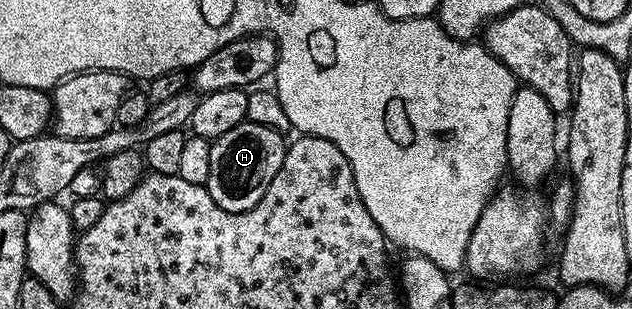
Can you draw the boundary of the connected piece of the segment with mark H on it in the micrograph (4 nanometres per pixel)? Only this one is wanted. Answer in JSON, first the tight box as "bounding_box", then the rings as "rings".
{"bounding_box":[206,119,285,211],"rings":[[[245,119],[238,123],[238,127],[226,131],[226,135],[216,138],[210,147],[210,179],[206,186],[210,199],[214,199],[222,211],[250,211],[260,202],[262,195],[266,195],[274,175],[278,175],[285,148],[285,134],[262,127],[262,123]]]}

